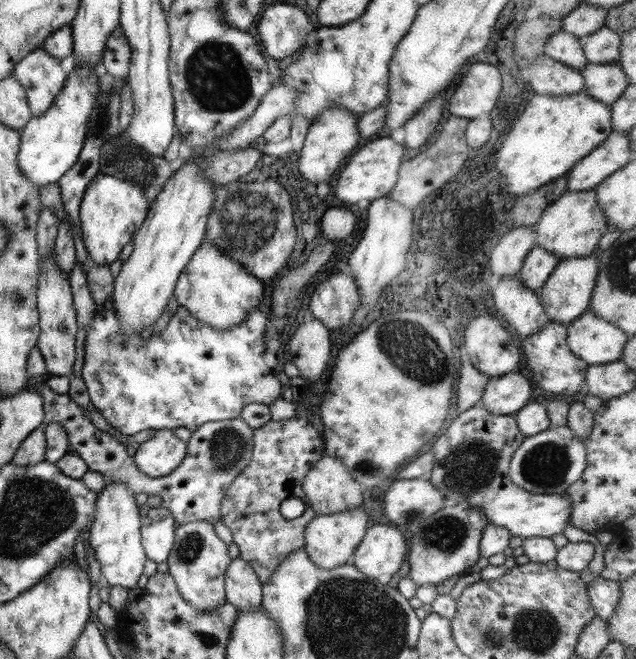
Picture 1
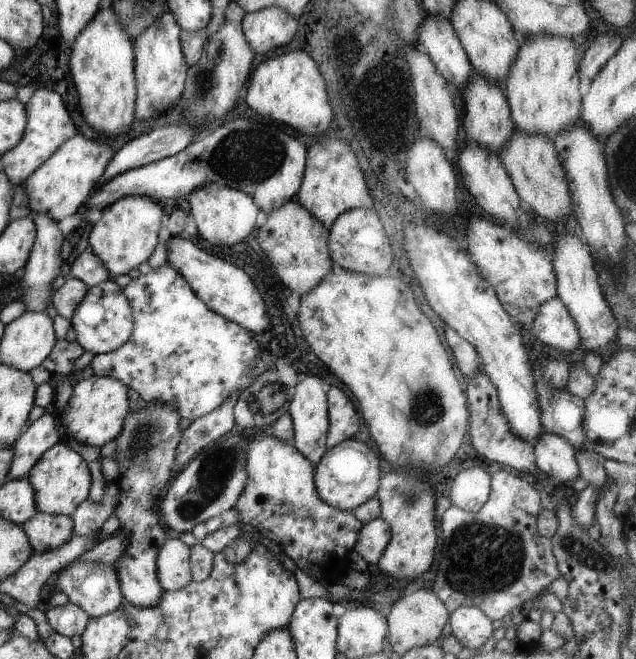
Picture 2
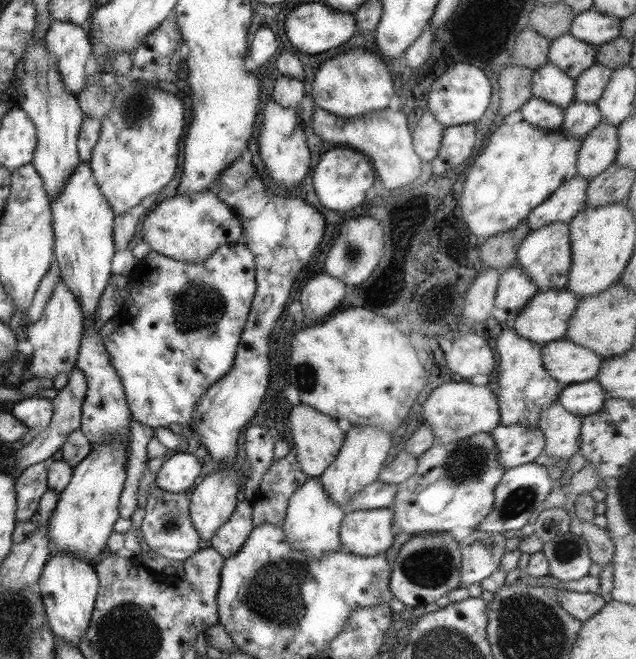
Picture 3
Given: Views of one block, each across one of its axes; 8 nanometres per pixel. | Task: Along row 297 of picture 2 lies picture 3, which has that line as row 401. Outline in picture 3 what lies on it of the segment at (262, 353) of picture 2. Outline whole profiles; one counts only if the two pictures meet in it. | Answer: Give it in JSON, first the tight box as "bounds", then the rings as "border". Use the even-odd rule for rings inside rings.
{"bounds":[103,242,256,430],"border":[[[241,242],[227,243],[209,258],[191,263],[150,251],[134,267],[141,290],[137,288],[125,296],[117,329],[103,338],[109,362],[121,378],[125,402],[135,421],[151,430],[169,428],[170,423],[189,424],[199,397],[225,376],[233,364],[256,290],[253,253]]]}

